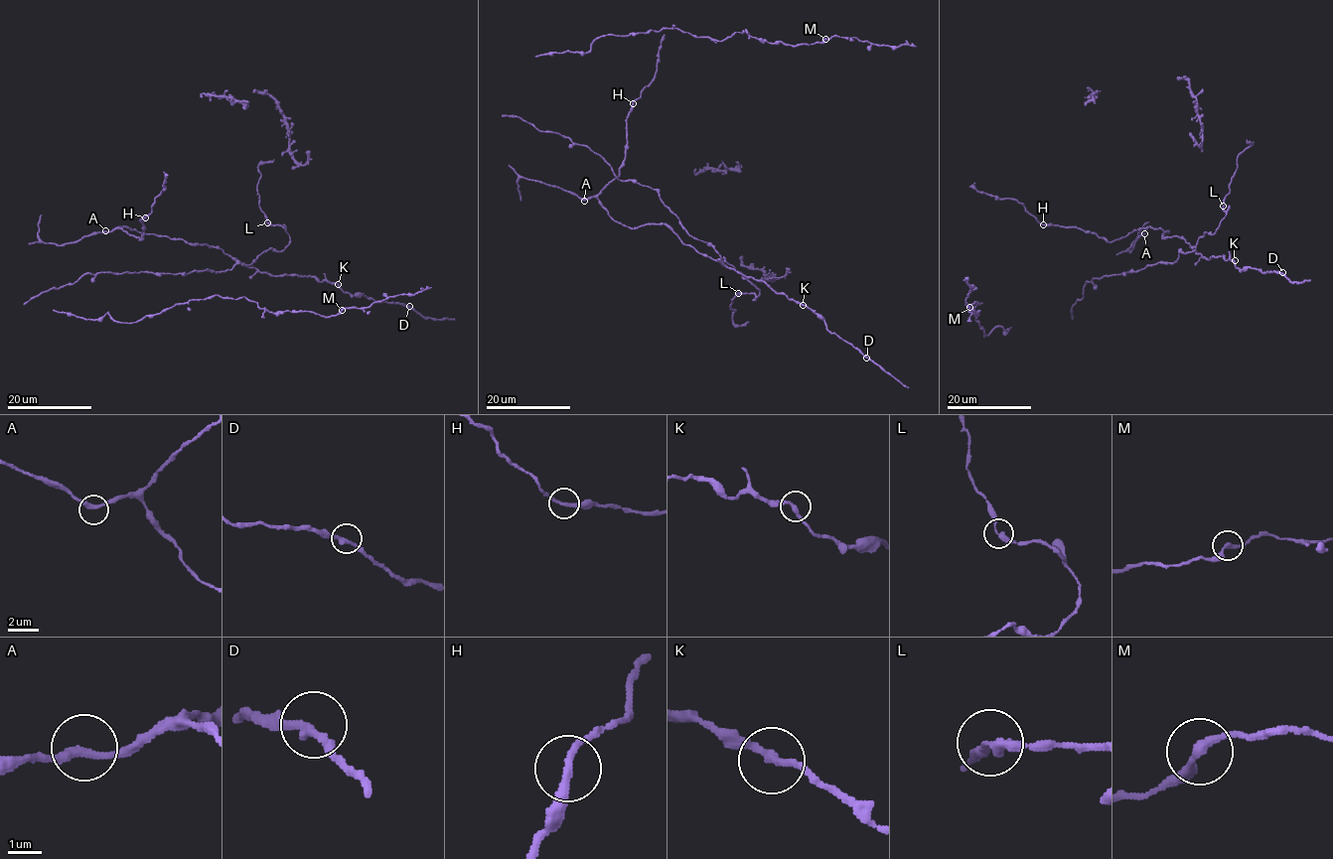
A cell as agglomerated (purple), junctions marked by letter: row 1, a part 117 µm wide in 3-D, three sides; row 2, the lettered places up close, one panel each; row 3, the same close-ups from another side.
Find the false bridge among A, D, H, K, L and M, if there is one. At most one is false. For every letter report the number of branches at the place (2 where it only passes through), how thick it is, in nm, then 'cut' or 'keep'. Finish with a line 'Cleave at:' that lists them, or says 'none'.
A: branches 2; calibre 260 nm; keep
D: branches 2; calibre 260 nm; keep
H: branches 2; calibre 240 nm; keep
K: branches 2; calibre 240 nm; keep
L: branches 2; calibre 260 nm; keep
M: branches 2; calibre 240 nm; keep
Cleave at: none

